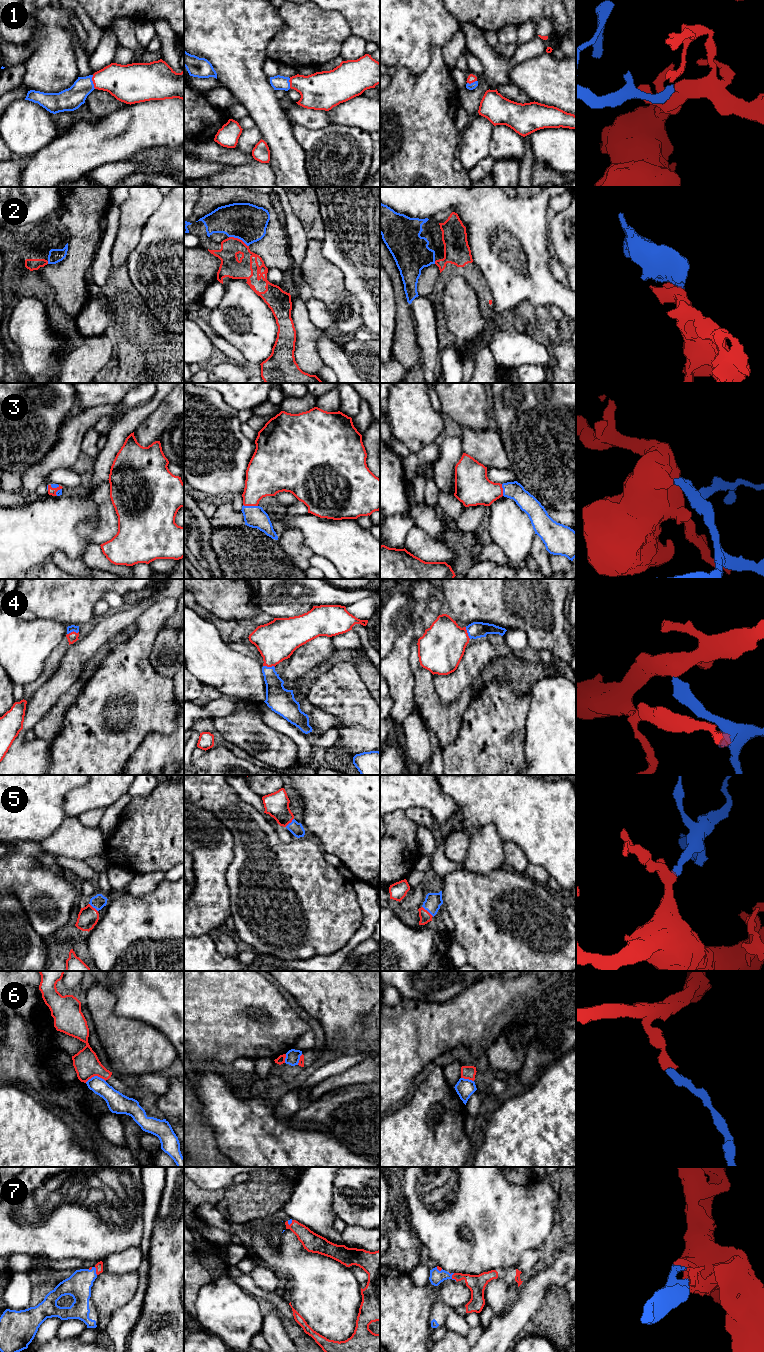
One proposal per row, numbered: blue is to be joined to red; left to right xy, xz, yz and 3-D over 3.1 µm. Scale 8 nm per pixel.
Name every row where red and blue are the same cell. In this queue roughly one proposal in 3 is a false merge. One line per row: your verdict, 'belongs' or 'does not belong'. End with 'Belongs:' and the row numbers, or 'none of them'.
1: belongs
2: belongs
3: belongs
4: belongs
5: belongs
6: does not belong
7: belongs
Belongs: 1, 2, 3, 4, 5, 7

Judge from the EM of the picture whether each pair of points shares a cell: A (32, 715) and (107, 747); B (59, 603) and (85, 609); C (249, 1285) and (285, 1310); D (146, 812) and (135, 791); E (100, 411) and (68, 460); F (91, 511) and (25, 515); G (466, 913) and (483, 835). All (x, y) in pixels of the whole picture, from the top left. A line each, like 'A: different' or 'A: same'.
A: different
B: same
C: same
D: different
E: same
F: same
G: different

